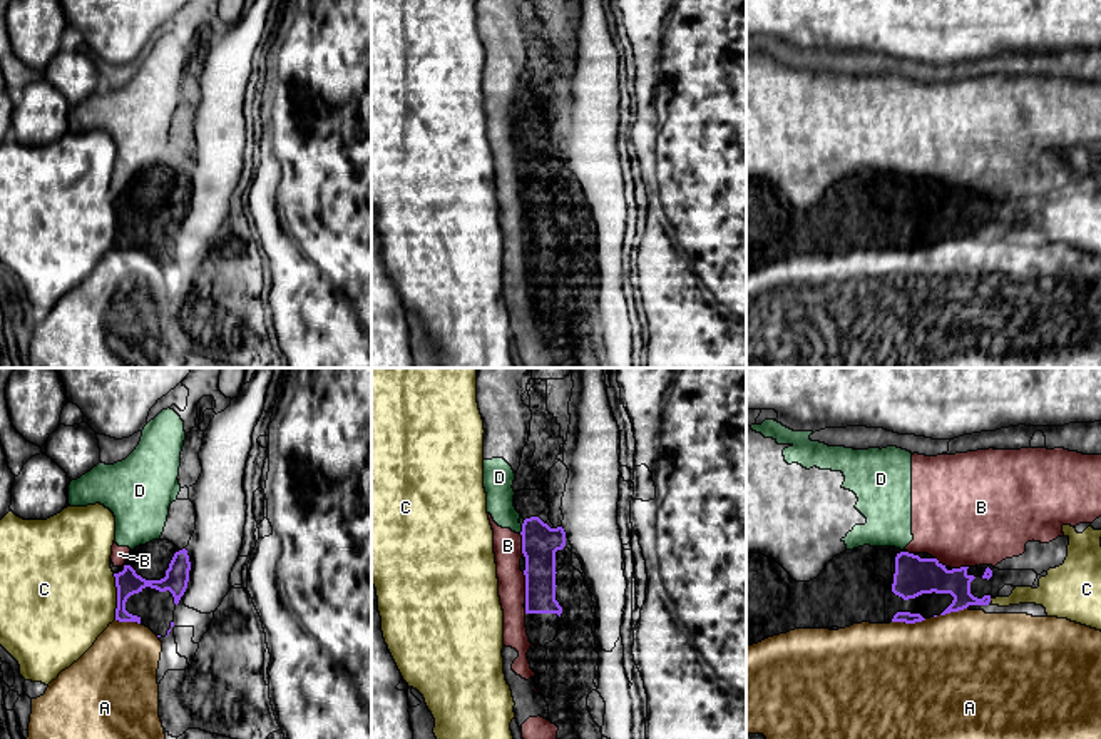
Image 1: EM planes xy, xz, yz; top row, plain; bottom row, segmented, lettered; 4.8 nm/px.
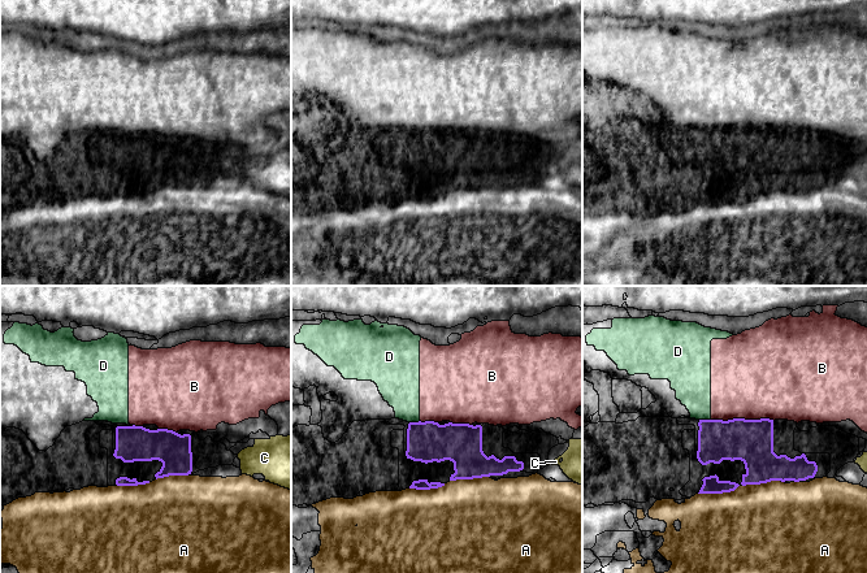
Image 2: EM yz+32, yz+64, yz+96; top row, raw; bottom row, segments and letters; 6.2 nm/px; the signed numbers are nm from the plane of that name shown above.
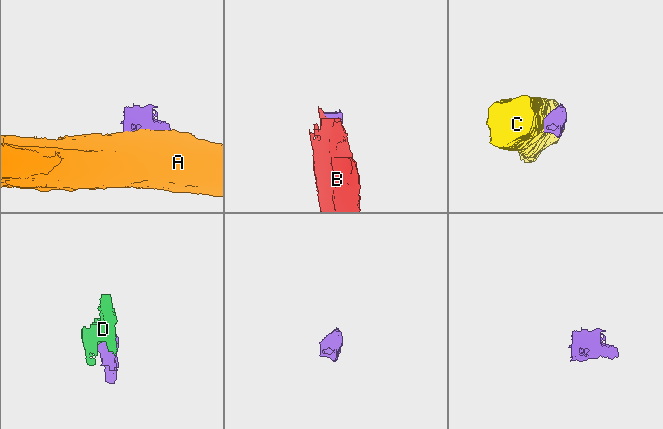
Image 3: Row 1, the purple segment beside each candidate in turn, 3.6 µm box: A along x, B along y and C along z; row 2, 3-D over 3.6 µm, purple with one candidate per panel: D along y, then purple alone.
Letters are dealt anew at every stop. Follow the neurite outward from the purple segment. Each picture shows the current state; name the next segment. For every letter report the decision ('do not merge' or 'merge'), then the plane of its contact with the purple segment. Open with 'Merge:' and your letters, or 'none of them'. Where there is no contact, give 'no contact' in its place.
Merge: none of them
A: do not merge | yz
B: do not merge | xz
C: do not merge | xy
D: do not merge | xz

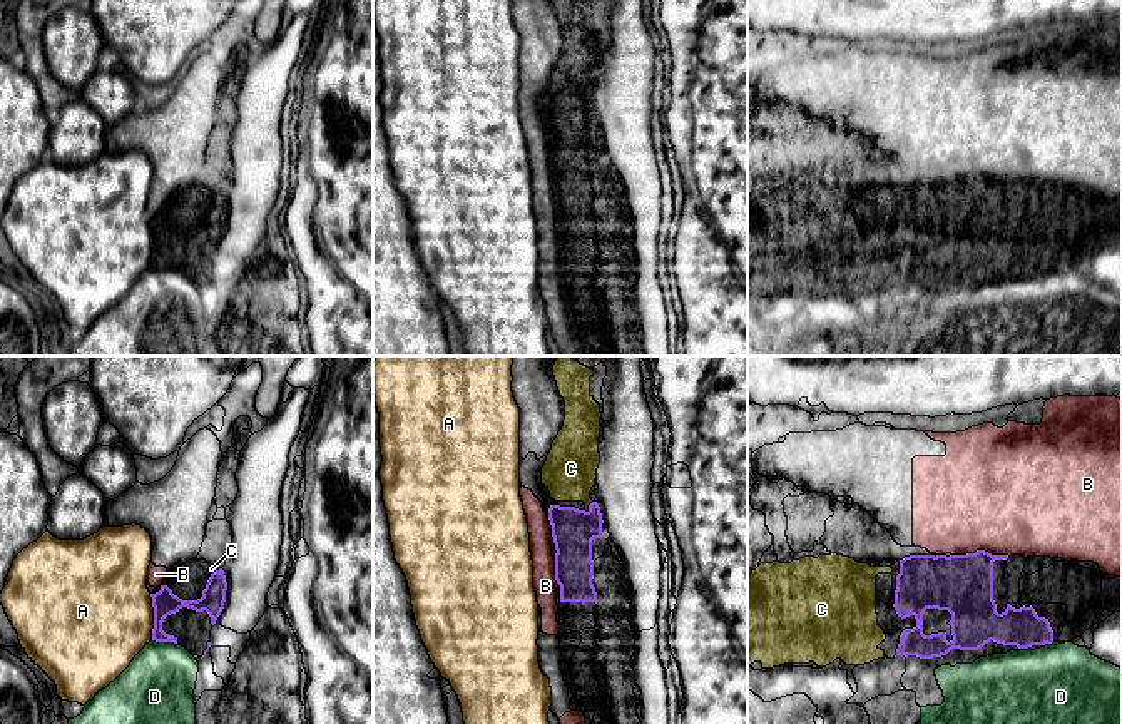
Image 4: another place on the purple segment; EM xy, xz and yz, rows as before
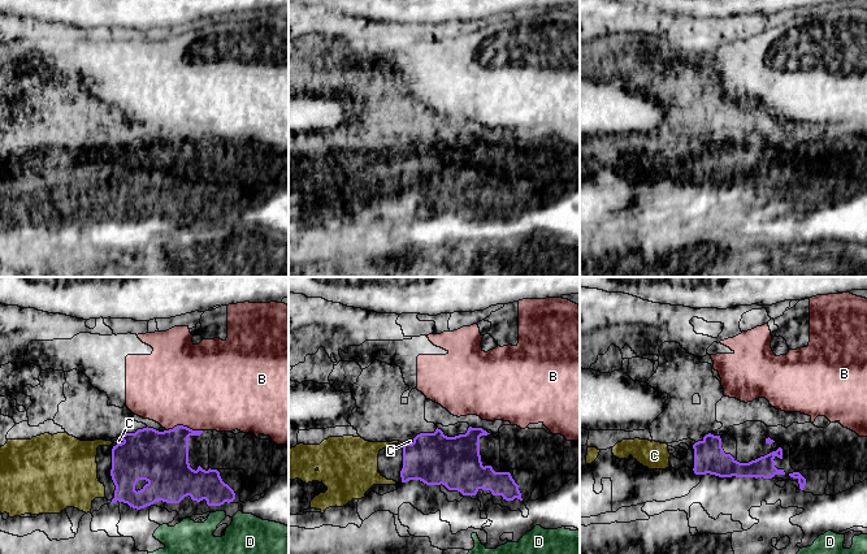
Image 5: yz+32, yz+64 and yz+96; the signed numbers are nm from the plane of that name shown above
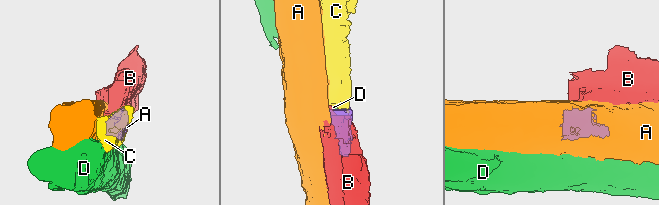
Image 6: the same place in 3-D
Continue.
Merge: C
A: do not merge | xy
B: do not merge | yz
C: merge | xz
D: do not merge | xy

